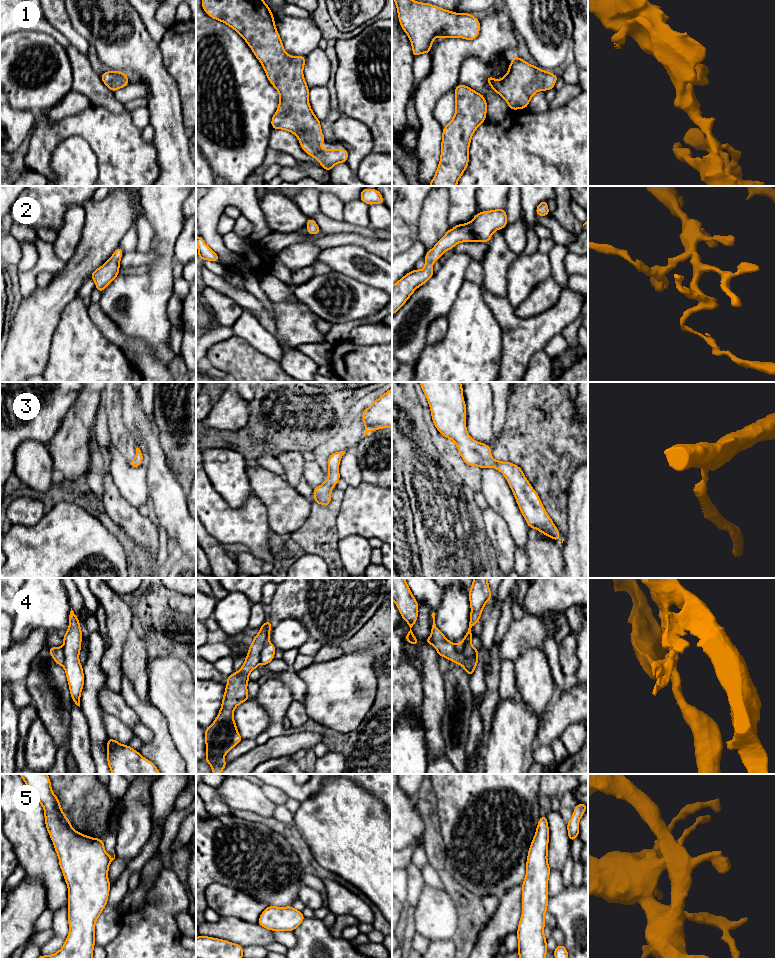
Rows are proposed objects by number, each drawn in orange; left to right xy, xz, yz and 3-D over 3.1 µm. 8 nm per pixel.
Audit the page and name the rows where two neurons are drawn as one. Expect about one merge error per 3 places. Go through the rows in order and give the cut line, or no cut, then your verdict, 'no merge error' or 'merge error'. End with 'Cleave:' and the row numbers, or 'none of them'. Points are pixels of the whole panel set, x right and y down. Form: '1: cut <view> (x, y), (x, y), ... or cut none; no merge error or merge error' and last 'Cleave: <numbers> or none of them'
1: cut none; no merge error
2: cut none; no merge error
3: cut none; no merge error
4: cut xz (268, 641), (260, 652), (259, 662); merge error
5: cut none; no merge error
Cleave: 4

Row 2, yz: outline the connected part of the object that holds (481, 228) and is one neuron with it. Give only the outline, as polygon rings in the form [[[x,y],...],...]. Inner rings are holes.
[[[495,209],[481,211],[471,222],[457,224],[453,229],[448,229],[435,246],[426,252],[425,267],[422,270],[412,270],[392,286],[392,315],[406,303],[418,287],[434,275],[433,263],[439,260],[445,251],[462,242],[489,242],[493,233],[505,228],[506,225],[505,209]]]

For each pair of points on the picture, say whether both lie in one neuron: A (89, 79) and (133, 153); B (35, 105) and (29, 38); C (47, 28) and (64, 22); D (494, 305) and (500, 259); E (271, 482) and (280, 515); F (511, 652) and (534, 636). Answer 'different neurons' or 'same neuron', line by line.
A: different neurons
B: same neuron
C: different neurons
D: different neurons
E: same neuron
F: same neuron

